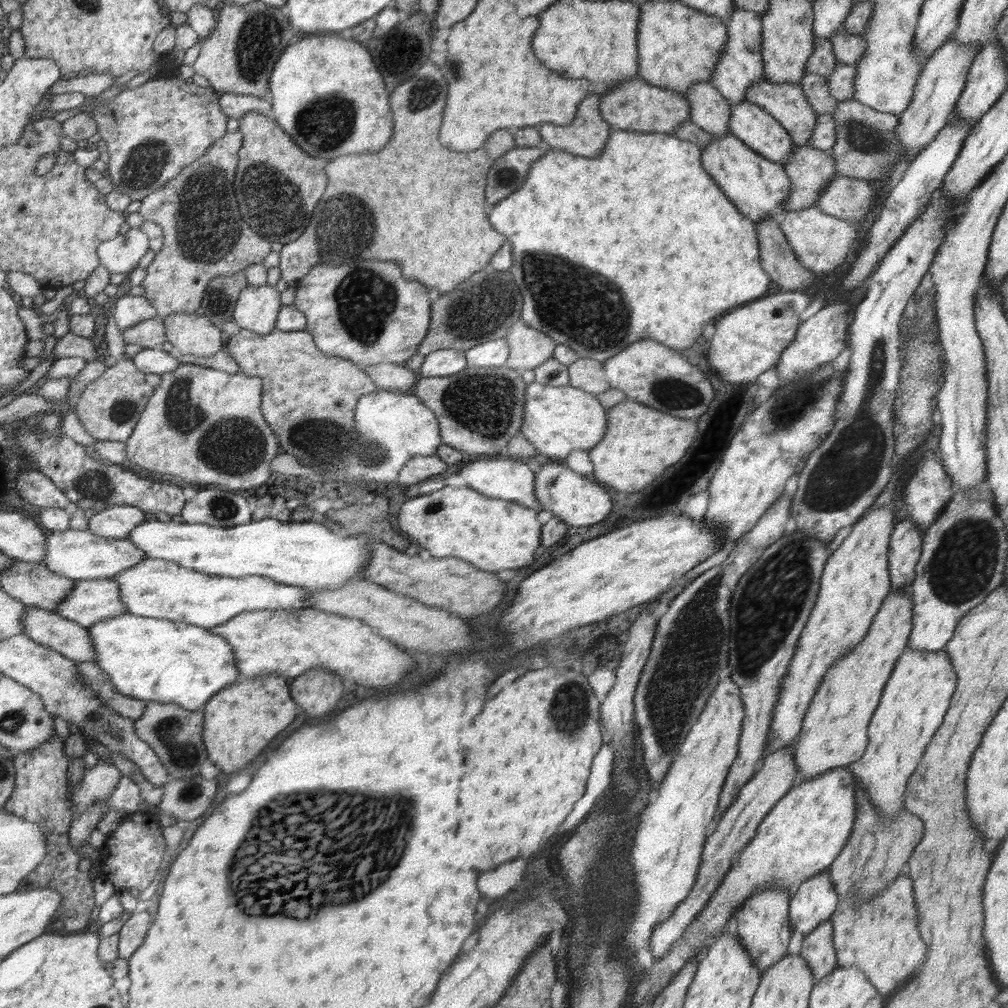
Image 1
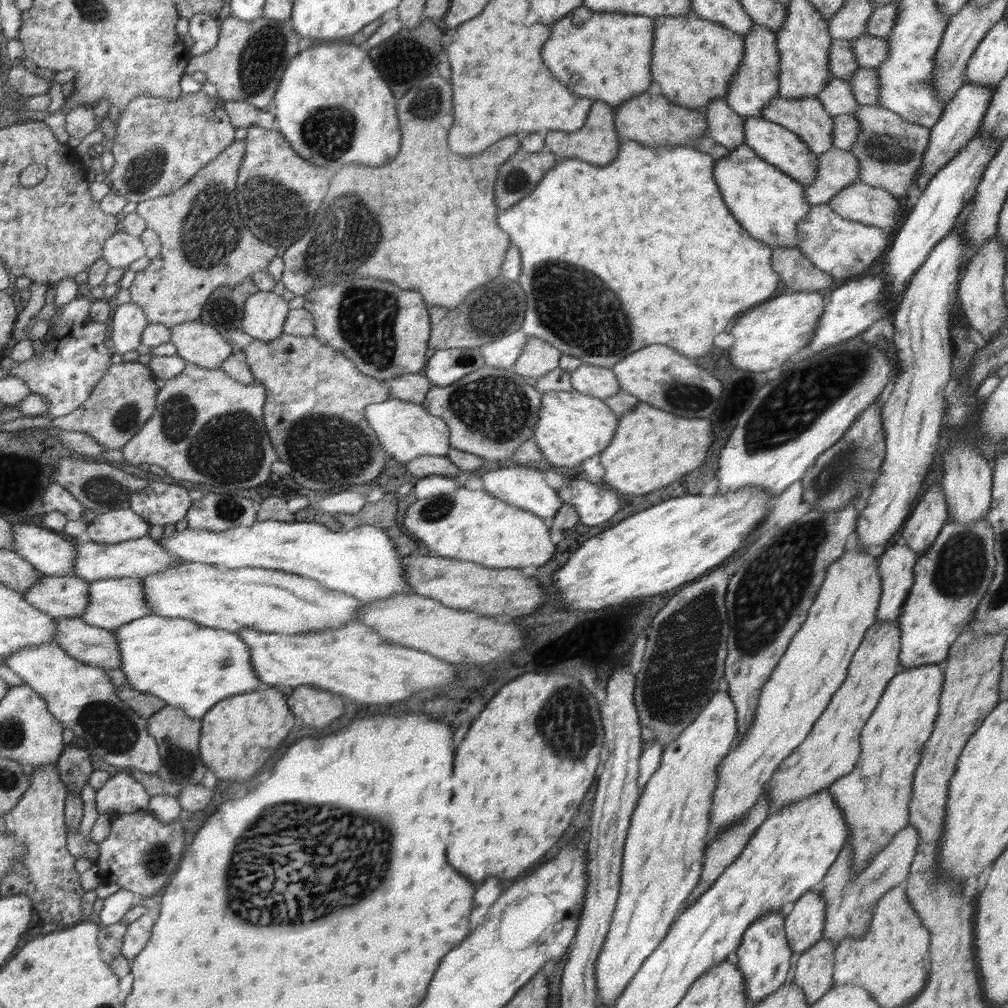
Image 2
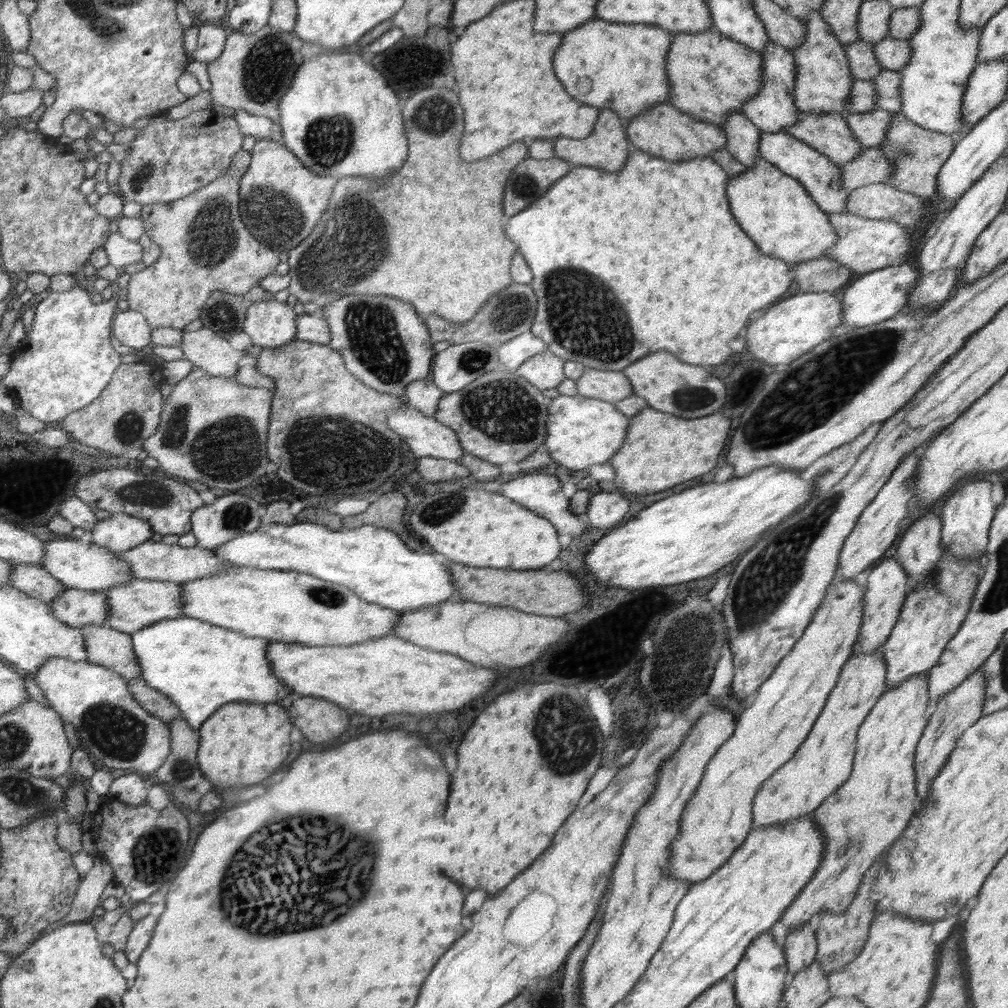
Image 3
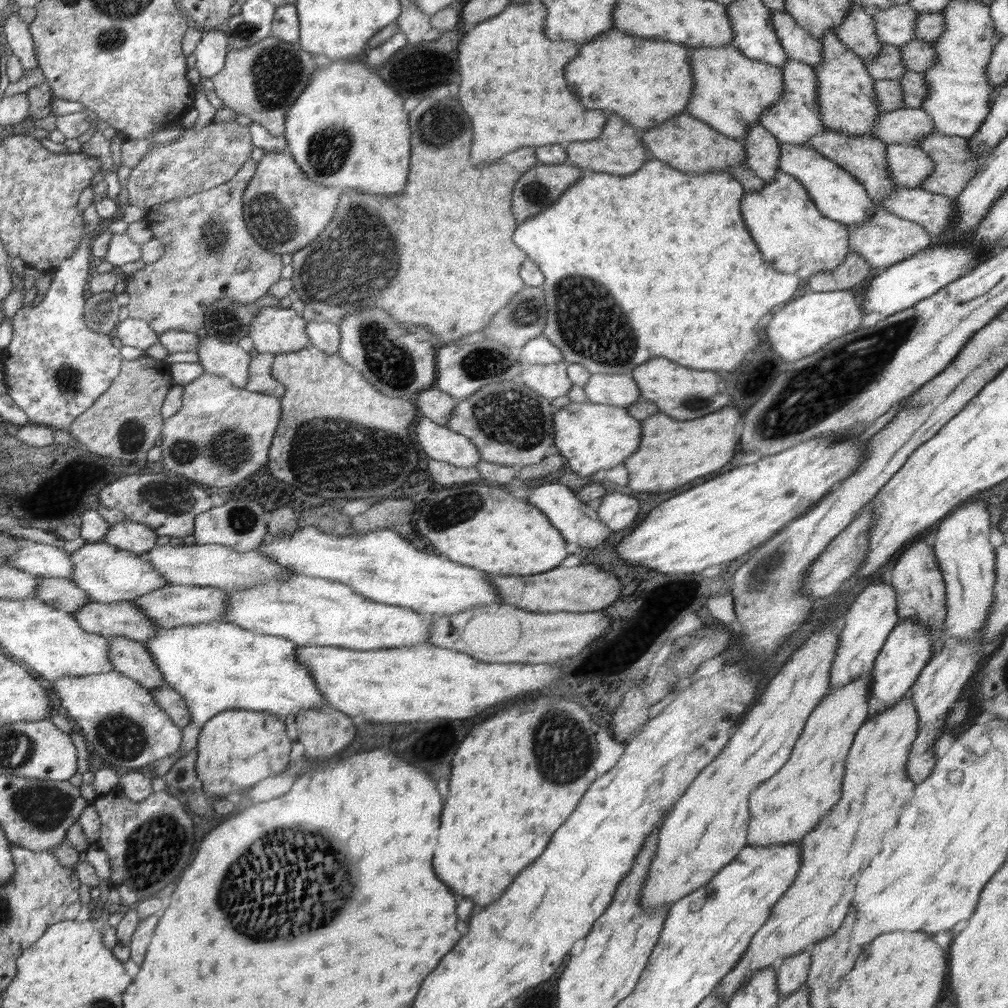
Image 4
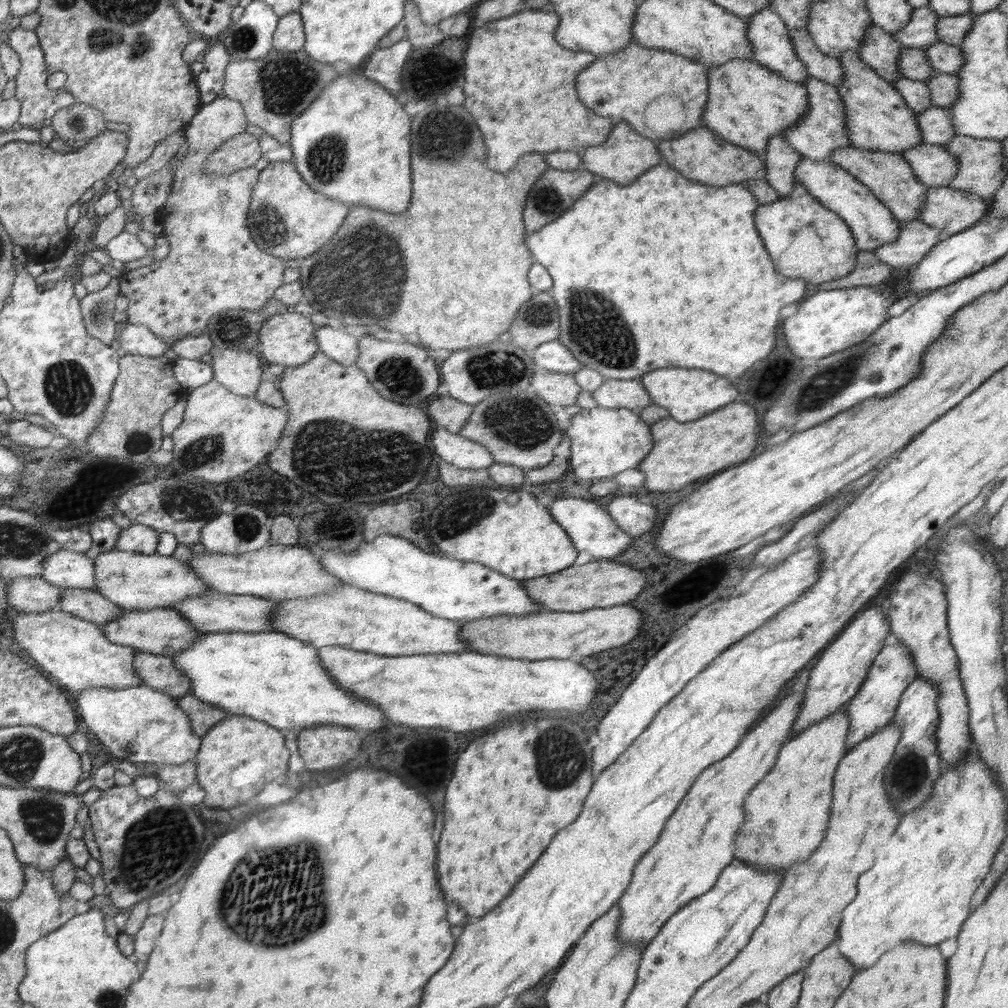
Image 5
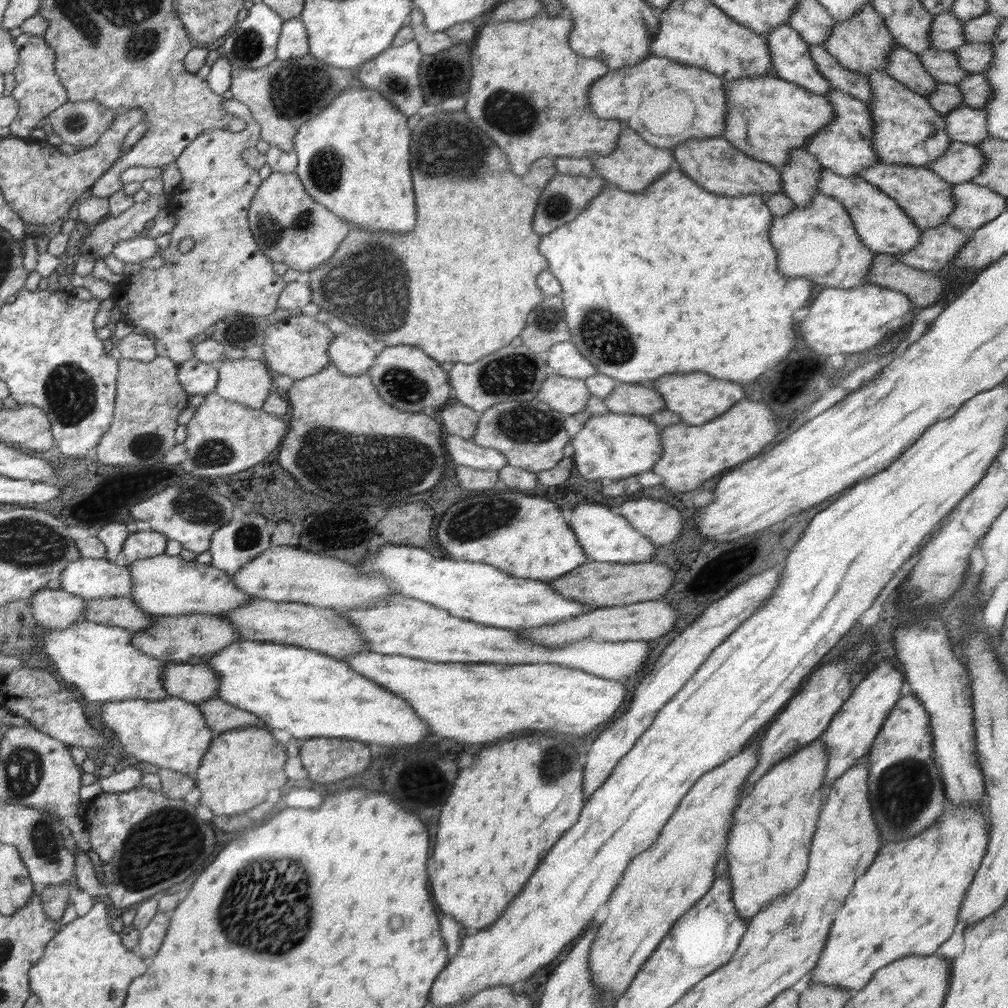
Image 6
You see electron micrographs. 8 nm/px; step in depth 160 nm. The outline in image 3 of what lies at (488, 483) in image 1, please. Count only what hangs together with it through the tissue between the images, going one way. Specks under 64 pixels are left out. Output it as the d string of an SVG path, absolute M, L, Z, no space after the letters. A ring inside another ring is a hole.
M530 473L520 476L520 478L514 478L514 480L506 482L506 484L502 484L500 495L506 496L510 500L516 500L516 503L525 506L530 511L551 520L556 530L562 534L570 534L575 537L584 533L584 530L589 527L586 516L572 514L571 506L568 506L568 496L562 494L560 482L554 476Z

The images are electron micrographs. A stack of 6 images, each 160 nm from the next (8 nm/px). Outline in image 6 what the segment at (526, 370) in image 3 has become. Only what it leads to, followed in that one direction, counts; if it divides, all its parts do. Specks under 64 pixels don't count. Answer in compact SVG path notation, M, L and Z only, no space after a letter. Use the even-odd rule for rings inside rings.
M552 375L543 382L542 388L535 394L540 402L548 404L560 413L573 415L586 409L591 391L585 379Z

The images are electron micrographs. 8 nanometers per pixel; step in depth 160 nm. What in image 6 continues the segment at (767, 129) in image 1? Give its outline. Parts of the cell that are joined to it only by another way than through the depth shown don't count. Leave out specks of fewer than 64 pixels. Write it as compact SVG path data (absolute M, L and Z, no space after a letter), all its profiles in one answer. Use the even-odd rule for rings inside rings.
M823 168L817 182L817 192L835 198L844 206L862 244L874 253L897 255L915 247L920 240L922 229L904 214L898 203L860 176L842 176L833 170Z

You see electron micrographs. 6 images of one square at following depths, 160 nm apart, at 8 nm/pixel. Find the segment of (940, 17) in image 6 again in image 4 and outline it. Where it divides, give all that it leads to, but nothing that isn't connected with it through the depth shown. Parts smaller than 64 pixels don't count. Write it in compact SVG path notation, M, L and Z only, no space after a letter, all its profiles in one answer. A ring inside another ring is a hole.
M910 4L894 5L872 17L876 25L878 40L883 44L900 46L914 40L914 26L920 13Z

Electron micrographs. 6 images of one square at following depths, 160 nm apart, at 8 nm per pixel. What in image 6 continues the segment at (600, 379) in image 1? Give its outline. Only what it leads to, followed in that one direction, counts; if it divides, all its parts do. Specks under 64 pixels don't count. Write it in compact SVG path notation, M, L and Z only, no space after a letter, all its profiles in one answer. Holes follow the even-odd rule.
M619 383L603 401L609 412L618 414L648 416L666 409L663 395L646 384Z

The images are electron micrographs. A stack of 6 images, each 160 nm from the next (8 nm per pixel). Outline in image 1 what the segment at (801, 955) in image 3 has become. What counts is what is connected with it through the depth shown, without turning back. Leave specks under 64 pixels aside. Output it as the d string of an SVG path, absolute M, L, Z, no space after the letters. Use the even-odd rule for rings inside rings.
M829 868L806 879L789 900L789 924L803 936L831 918L839 903Z

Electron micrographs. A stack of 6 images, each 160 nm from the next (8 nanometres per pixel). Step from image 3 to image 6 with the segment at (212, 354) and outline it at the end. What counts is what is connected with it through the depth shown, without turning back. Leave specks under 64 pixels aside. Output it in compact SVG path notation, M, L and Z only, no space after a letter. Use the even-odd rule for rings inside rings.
M244 357L228 359L222 360L217 367L219 379L214 389L225 399L260 409L270 396L273 376L270 376L262 360Z

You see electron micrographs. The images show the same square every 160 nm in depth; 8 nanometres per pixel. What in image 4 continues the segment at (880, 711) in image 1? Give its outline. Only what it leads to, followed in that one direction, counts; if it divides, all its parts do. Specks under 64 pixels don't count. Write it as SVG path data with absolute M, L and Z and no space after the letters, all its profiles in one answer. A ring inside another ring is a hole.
M906 693L902 699L896 701L896 704L869 718L857 730L848 756L845 758L845 773L840 800L799 843L801 846L799 872L797 872L791 887L774 905L766 924L755 934L754 940L751 941L739 964L721 980L719 983L720 990L712 992L721 1001L730 1003L729 998L734 996L738 990L742 990L744 984L748 984L748 979L751 979L754 972L773 966L775 960L784 962L786 958L798 954L801 950L806 949L808 945L813 945L838 930L838 926L842 924L848 910L850 910L850 900L852 900L852 894L854 894L854 886L858 882L856 880L858 874L880 852L883 837L898 824L905 806L913 797L915 784L906 774L906 765L909 750L916 738L918 727L919 716L916 707L910 694Z

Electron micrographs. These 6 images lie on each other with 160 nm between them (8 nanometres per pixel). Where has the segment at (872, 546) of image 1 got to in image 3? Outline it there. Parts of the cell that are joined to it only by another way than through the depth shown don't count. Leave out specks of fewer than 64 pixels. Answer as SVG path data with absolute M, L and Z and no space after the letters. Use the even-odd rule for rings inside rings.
M840 571L835 574L834 580L829 584L830 590L834 590L830 594L830 599L826 600L826 597L823 598L822 602L817 606L815 613L812 617L812 622L808 624L805 632L802 633L802 636L794 643L792 650L782 658L778 663L778 666L774 669L774 672L768 677L767 681L764 681L760 686L758 692L754 695L752 699L752 704L748 709L745 709L744 712L740 715L740 720L737 721L735 732L733 736L730 737L719 749L719 752L715 754L713 760L708 764L707 769L704 770L705 774L701 784L697 787L697 792L693 798L689 799L689 804L685 806L684 813L681 815L681 832L679 836L675 837L675 842L672 844L672 857L669 860L669 875L681 881L689 882L690 884L699 883L700 881L706 881L708 877L712 876L719 867L726 864L730 860L732 853L739 848L740 845L747 838L747 834L753 830L753 800L756 796L756 793L760 790L761 784L768 780L779 770L785 762L788 762L796 751L799 749L799 746L806 740L808 733L812 730L816 719L820 716L824 705L826 704L829 694L832 692L832 689L836 686L838 677L840 676L841 670L843 669L844 664L848 662L849 657L852 655L853 646L859 637L860 625L863 621L863 596L865 586L858 585L854 579L843 579L840 576Z

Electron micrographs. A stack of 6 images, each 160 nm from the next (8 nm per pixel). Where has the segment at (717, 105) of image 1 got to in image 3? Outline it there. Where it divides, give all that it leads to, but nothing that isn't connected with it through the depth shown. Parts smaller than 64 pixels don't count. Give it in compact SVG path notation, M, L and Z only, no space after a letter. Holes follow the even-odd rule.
M732 111L723 122L722 130L728 138L725 149L738 162L749 167L759 160L759 142L763 140L763 132L751 119Z

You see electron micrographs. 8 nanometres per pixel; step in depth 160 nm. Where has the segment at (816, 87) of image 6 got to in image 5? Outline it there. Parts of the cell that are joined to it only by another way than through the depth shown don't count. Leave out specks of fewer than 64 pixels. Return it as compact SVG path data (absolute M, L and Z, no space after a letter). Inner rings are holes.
M771 8L754 14L748 20L748 39L751 41L751 49L754 50L754 61L762 67L766 67L770 71L798 83L804 82L806 77L810 77L807 74L806 65L796 56L785 22Z

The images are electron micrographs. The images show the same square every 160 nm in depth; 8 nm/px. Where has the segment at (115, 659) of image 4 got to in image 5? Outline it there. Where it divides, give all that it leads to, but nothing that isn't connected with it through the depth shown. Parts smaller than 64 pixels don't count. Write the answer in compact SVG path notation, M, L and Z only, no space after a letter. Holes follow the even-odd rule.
M136 650L134 667L146 686L178 698L189 693L191 684L176 667L173 657Z

